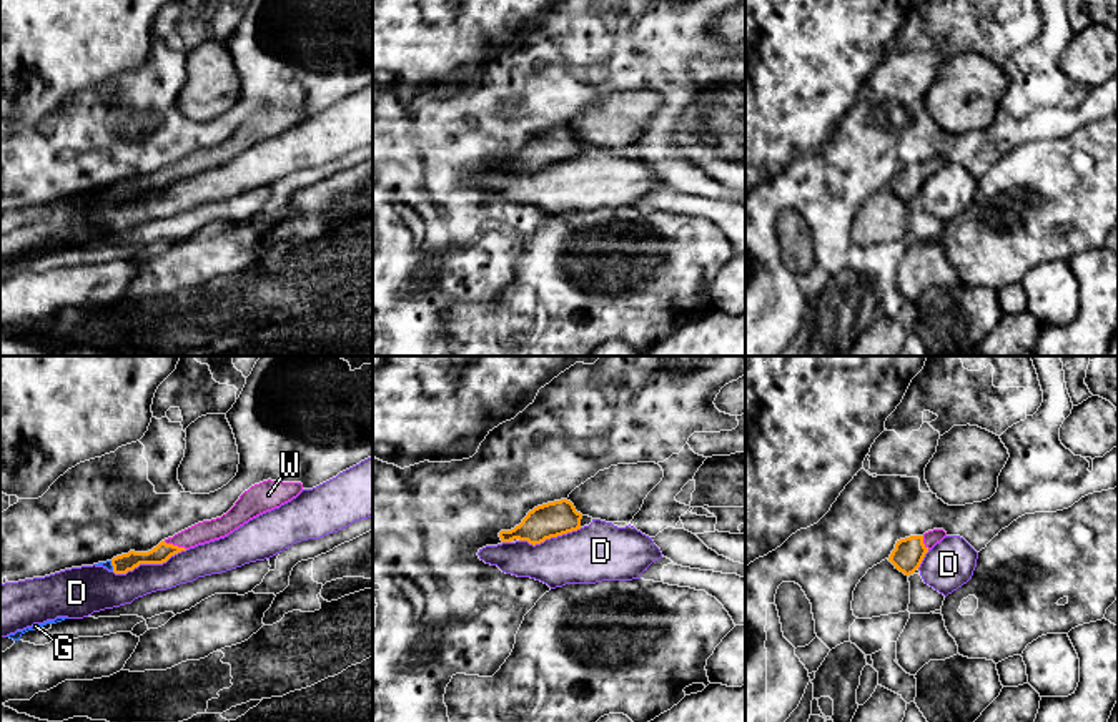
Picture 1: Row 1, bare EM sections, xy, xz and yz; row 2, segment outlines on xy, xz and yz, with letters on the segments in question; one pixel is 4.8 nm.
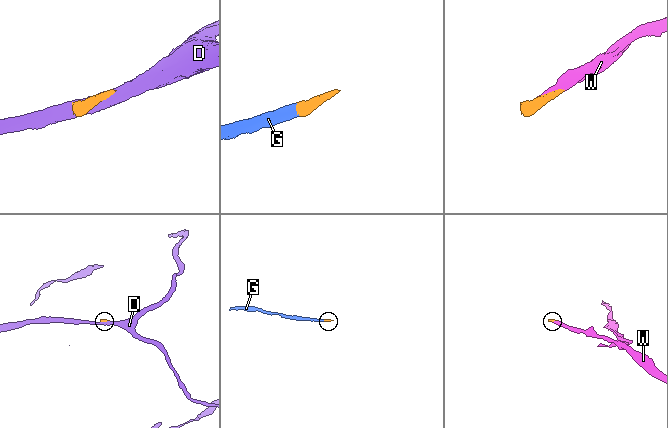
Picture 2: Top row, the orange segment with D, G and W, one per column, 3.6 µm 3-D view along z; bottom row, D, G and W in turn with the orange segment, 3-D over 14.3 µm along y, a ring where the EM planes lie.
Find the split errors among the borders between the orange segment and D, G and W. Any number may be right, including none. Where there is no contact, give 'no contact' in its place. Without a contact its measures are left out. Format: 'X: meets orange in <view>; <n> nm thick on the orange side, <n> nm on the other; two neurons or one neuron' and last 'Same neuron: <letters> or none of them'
D: meets orange in xy; 90 nm thick on the orange side, 190 nm on the other; two neurons
G: meets orange in xy; 90 nm thick on the orange side, 40 nm on the other; one neuron
W: meets orange in xy; 90 nm thick on the orange side, 100 nm on the other; one neuron
Same neuron: G, W

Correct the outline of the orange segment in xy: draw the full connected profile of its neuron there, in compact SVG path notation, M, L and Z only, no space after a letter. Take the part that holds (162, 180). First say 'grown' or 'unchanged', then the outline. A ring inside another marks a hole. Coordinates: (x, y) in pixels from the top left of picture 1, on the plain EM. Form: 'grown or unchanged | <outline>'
grown | M263 108L245 118L235 133L221 145L198 150L161 168L148 180L130 178L128 181L116 183L111 188L95 193L103 193L115 201L126 201L140 191L163 191L181 178L228 163L250 146L291 128L301 118L301 110Z

